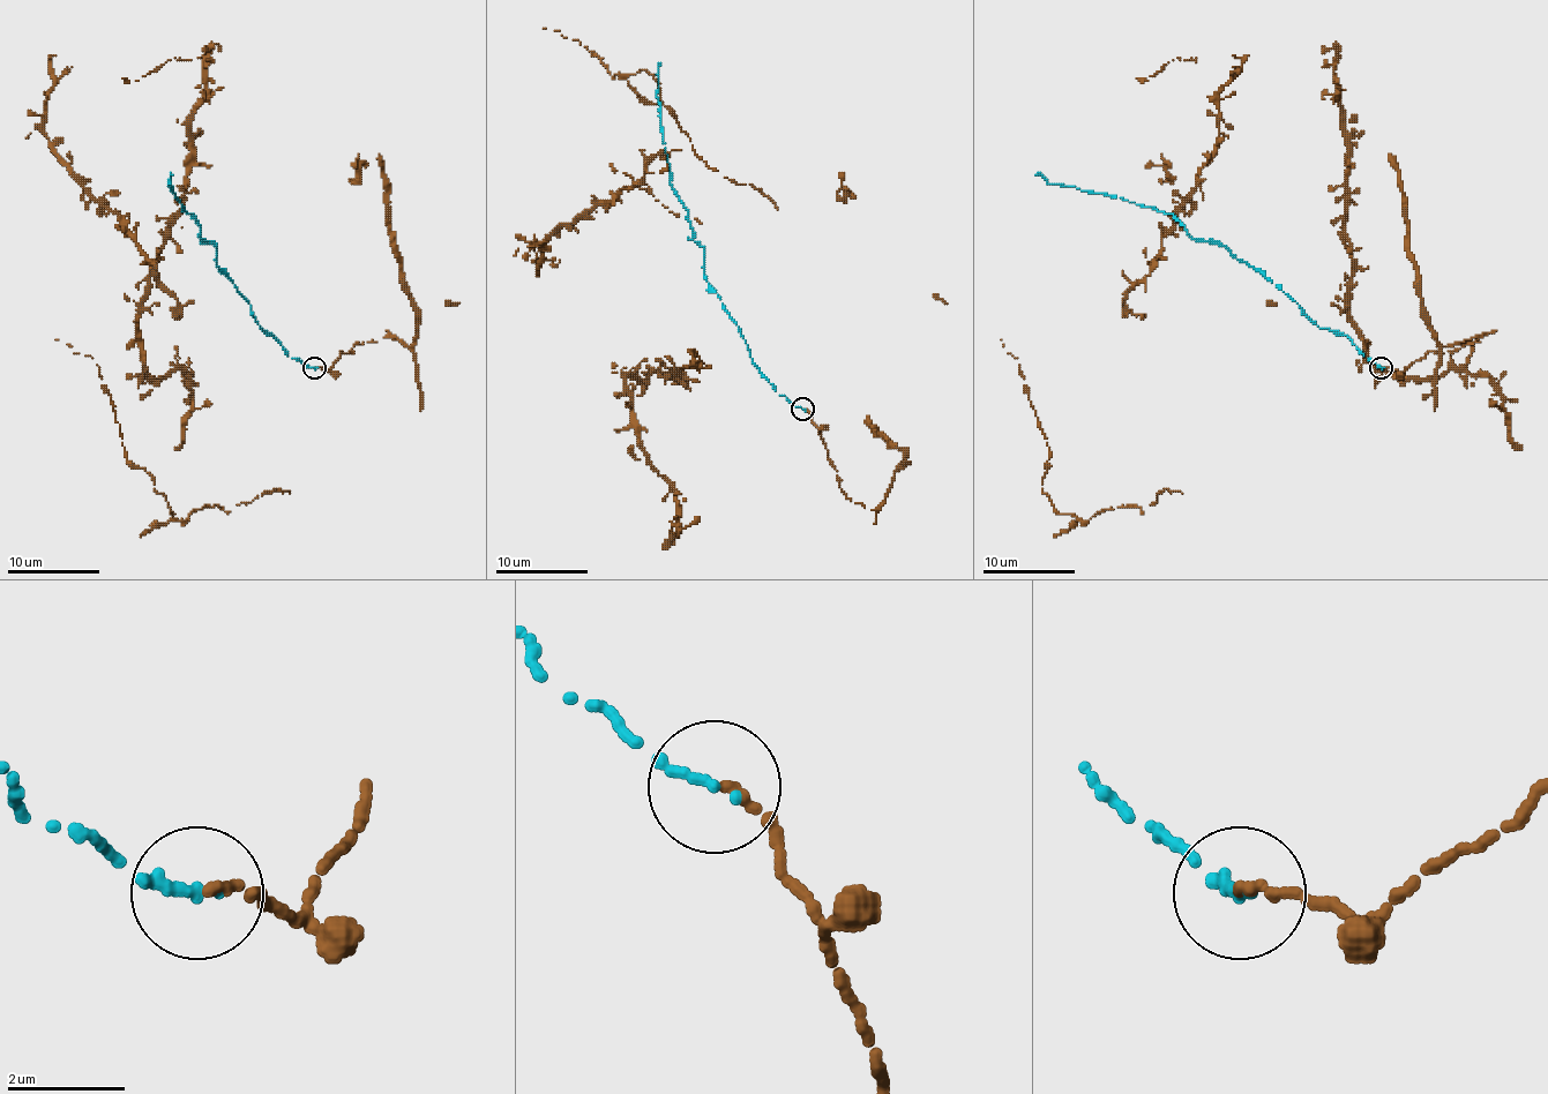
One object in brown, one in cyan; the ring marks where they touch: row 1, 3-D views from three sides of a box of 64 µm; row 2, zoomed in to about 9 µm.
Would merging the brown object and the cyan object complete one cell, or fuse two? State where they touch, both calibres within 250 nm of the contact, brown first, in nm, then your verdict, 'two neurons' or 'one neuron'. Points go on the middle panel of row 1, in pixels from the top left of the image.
(802, 409) | 160/200 nm | one neuron

